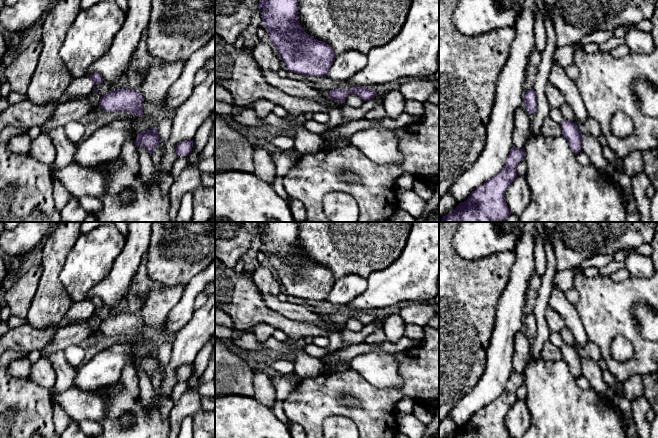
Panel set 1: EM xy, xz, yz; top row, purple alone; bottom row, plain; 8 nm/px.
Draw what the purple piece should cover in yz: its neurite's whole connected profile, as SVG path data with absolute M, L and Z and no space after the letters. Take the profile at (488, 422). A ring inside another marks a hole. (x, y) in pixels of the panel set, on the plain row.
M512 371L501 395L448 438L511 438L504 420L517 401L517 389L524 384L525 378L524 372Z

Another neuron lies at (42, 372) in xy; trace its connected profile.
M42 356L31 366L28 379L39 386L52 389L56 382L56 371L48 359Z

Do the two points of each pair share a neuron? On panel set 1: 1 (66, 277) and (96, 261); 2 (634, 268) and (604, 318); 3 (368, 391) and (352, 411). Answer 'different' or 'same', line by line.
1: same
2: different
3: same

